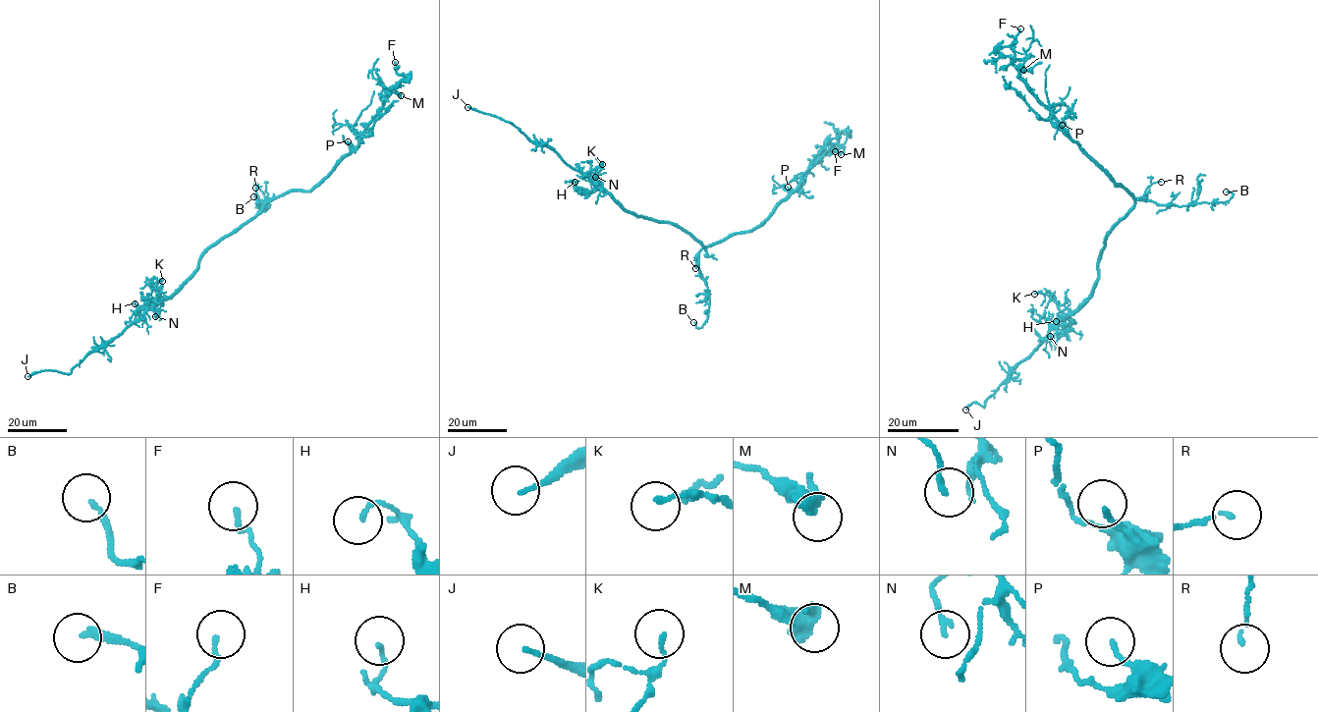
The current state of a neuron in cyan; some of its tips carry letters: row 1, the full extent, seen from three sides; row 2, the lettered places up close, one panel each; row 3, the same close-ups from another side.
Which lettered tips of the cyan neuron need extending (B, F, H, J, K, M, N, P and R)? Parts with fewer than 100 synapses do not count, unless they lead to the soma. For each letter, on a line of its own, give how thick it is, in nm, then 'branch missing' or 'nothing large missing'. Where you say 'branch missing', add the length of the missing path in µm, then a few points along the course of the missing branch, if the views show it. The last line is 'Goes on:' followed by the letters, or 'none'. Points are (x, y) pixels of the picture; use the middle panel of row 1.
B: 190 nm thick; nothing large missing
F: 150 nm thick; nothing large missing
H: 130 nm thick; nothing large missing
J: 120 nm thick; branch missing; about 40 µm are missing
K: 130 nm thick; nothing large missing
M: 420 nm thick; nothing large missing
N: 160 nm thick; nothing large missing
P: 140 nm thick; nothing large missing
R: 100 nm thick; nothing large missing
Goes on: J

